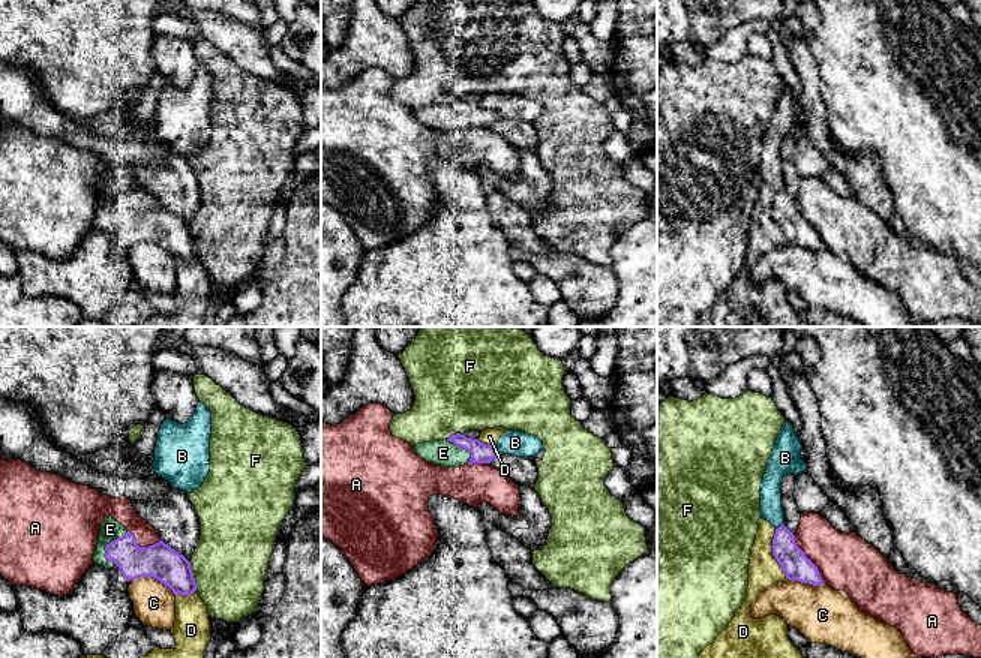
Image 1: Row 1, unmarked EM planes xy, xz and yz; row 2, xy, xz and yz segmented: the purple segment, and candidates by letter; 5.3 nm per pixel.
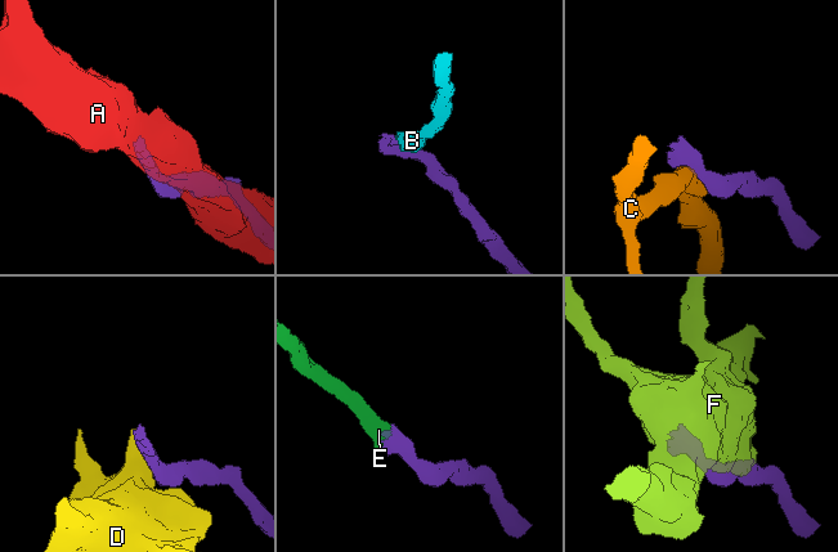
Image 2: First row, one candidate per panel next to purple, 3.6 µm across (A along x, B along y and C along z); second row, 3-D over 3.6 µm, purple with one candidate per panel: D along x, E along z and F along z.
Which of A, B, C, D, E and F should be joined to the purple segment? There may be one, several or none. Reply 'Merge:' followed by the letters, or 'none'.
Merge: E

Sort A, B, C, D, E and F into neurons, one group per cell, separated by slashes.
A / B D / C / E / F

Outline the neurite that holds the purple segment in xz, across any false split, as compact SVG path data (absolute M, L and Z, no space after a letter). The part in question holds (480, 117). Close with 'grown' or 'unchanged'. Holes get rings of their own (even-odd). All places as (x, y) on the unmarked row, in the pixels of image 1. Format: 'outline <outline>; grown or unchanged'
outline M460 97L452 99L444 105L417 108L414 115L423 124L441 132L490 127L501 118L495 109L486 109Z; grown

